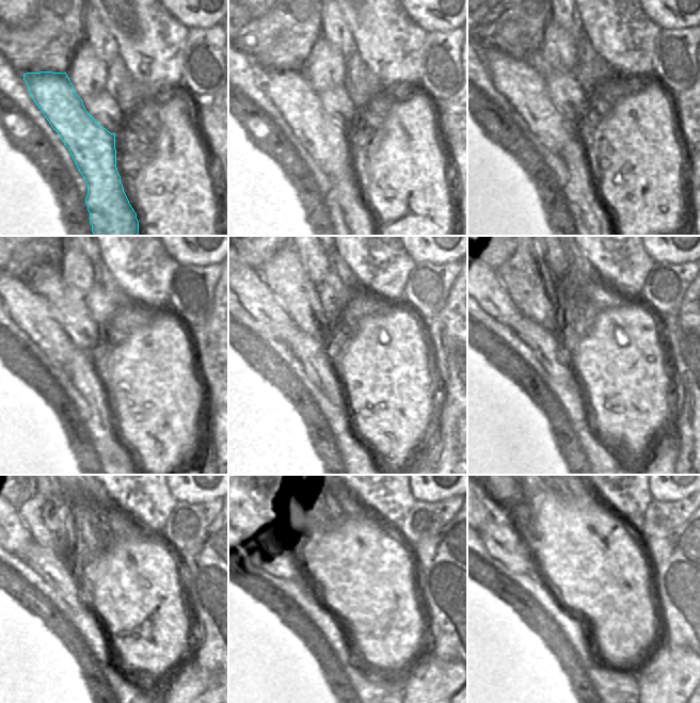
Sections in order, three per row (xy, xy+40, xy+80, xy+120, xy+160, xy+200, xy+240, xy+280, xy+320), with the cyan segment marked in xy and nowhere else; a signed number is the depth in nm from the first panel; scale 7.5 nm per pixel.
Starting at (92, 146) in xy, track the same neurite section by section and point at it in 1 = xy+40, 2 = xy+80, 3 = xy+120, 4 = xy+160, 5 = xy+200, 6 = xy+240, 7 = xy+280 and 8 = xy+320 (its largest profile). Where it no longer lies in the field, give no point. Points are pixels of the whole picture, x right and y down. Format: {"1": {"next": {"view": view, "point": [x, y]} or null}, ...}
{"1": {"next": {"view": "xy+40", "point": [327, 141]}}, "2": {"next": {"view": "xy+80", "point": [526, 90]}}, "3": {"next": {"view": "xy+120", "point": [32, 313]}}, "4": {"next": {"view": "xy+160", "point": [252, 290]}}, "5": {"next": {"view": "xy+200", "point": [489, 290]}}, "6": {"next": {"view": "xy+240", "point": [12, 532]}}, "7": {"next": {"view": "xy+280", "point": [250, 520]}}, "8": {"next": {"view": "xy+320", "point": [489, 509]}}}

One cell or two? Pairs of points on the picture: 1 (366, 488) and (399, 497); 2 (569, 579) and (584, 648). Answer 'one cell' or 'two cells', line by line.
1: one cell
2: two cells

